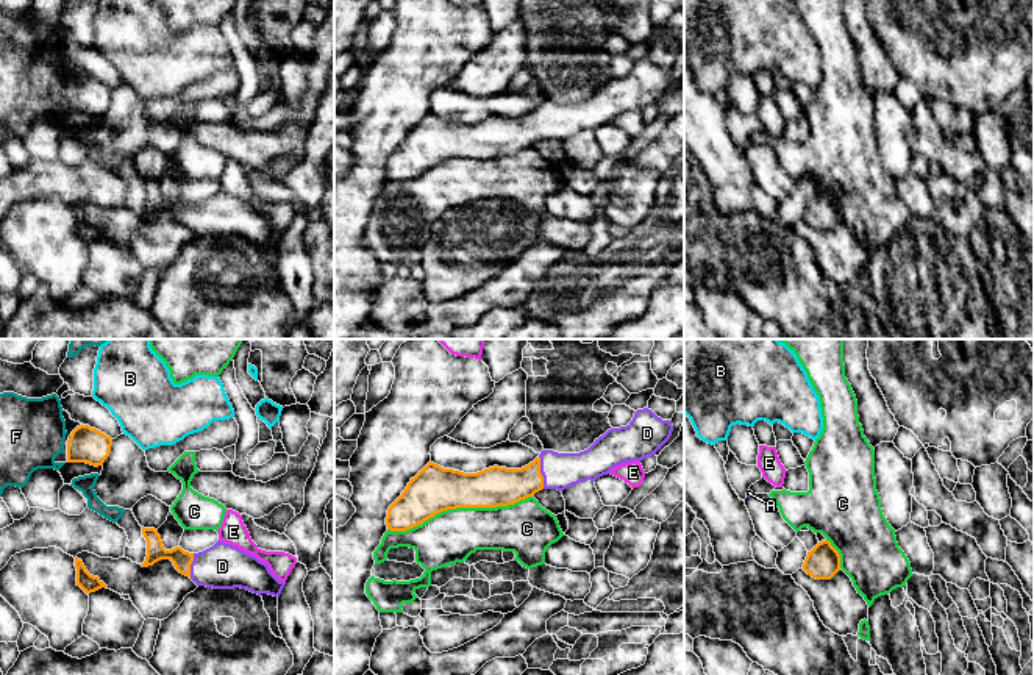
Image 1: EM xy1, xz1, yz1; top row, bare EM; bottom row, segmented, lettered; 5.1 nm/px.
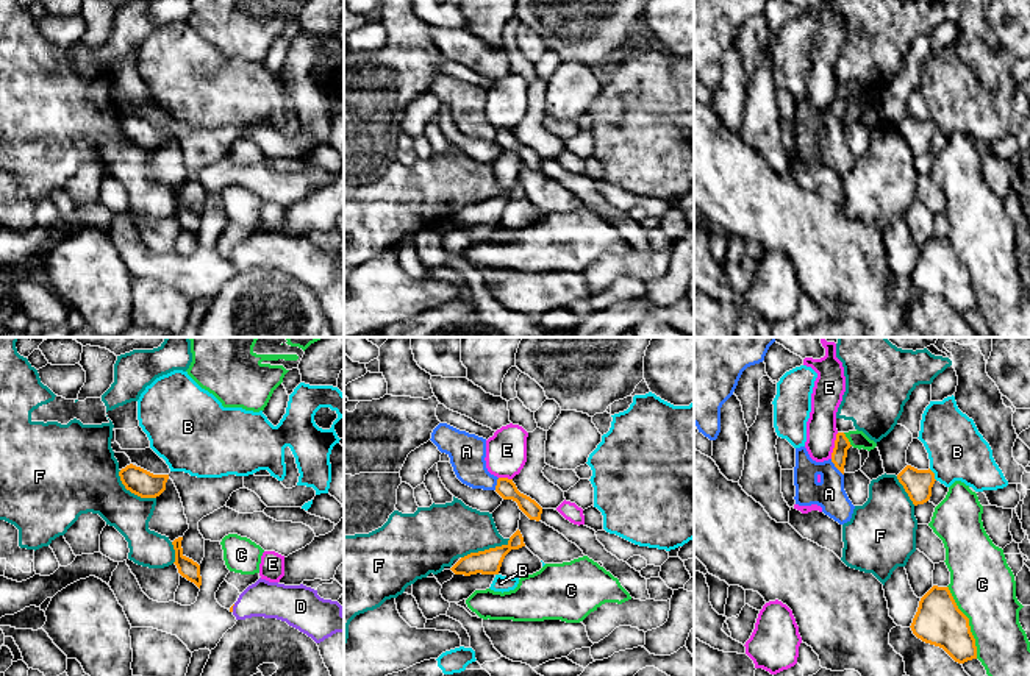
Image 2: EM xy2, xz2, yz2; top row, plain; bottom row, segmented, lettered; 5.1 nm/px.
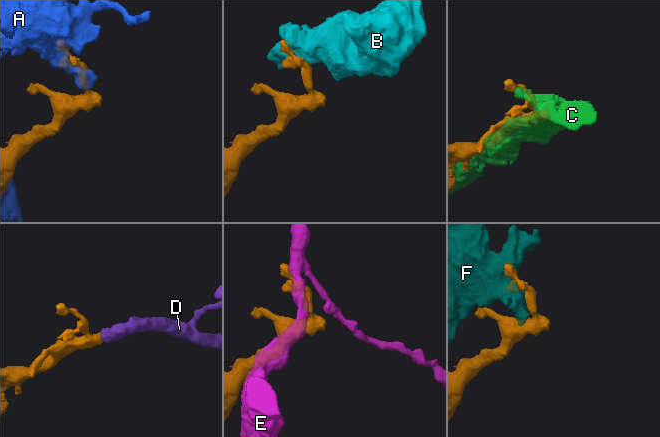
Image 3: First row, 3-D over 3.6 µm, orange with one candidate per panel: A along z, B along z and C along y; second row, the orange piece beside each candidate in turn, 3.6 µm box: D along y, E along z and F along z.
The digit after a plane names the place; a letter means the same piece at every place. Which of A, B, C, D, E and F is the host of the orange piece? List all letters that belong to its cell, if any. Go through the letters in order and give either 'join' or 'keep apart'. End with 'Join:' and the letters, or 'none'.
A: keep apart
B: keep apart
C: keep apart
D: join
E: keep apart
F: keep apart
Join: D

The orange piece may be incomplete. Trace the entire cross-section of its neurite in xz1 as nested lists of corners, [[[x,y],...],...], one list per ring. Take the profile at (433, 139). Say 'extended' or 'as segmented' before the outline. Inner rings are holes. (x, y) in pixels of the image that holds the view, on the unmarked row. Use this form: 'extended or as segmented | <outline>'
extended | [[[644,58],[634,62],[626,77],[608,80],[587,100],[542,100],[522,119],[494,116],[476,123],[464,123],[430,111],[389,156],[387,180],[411,180],[447,159],[508,156],[542,139],[562,142],[581,131],[595,131],[620,114],[656,105],[672,81],[672,70],[662,70]]]

